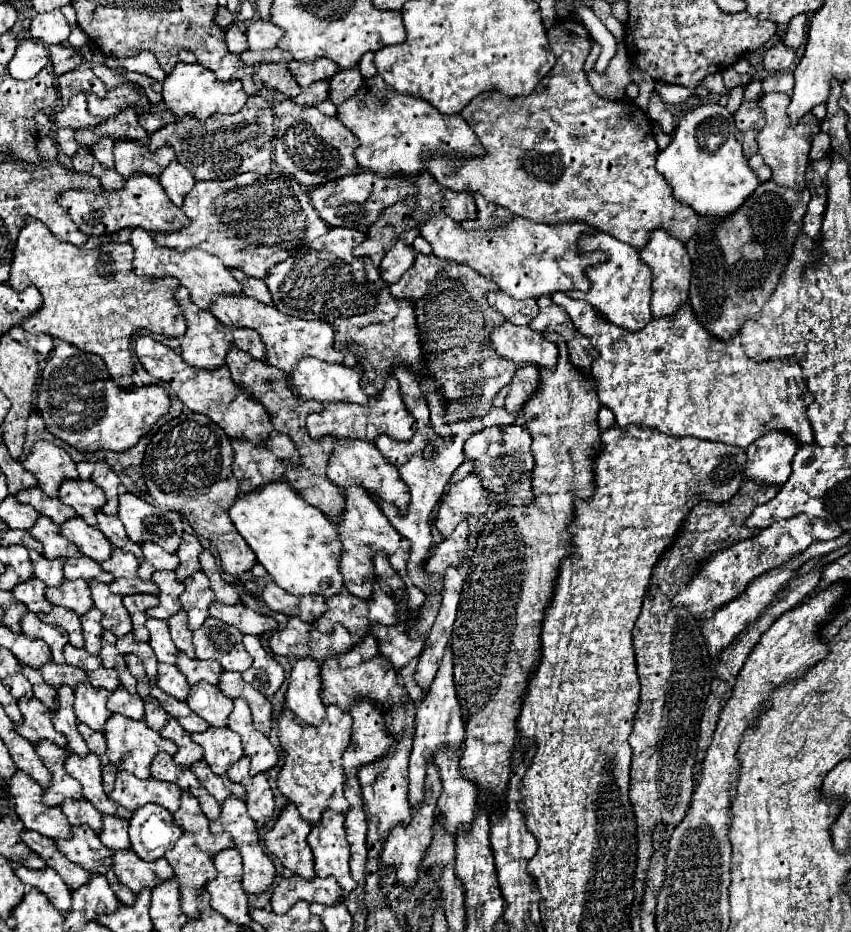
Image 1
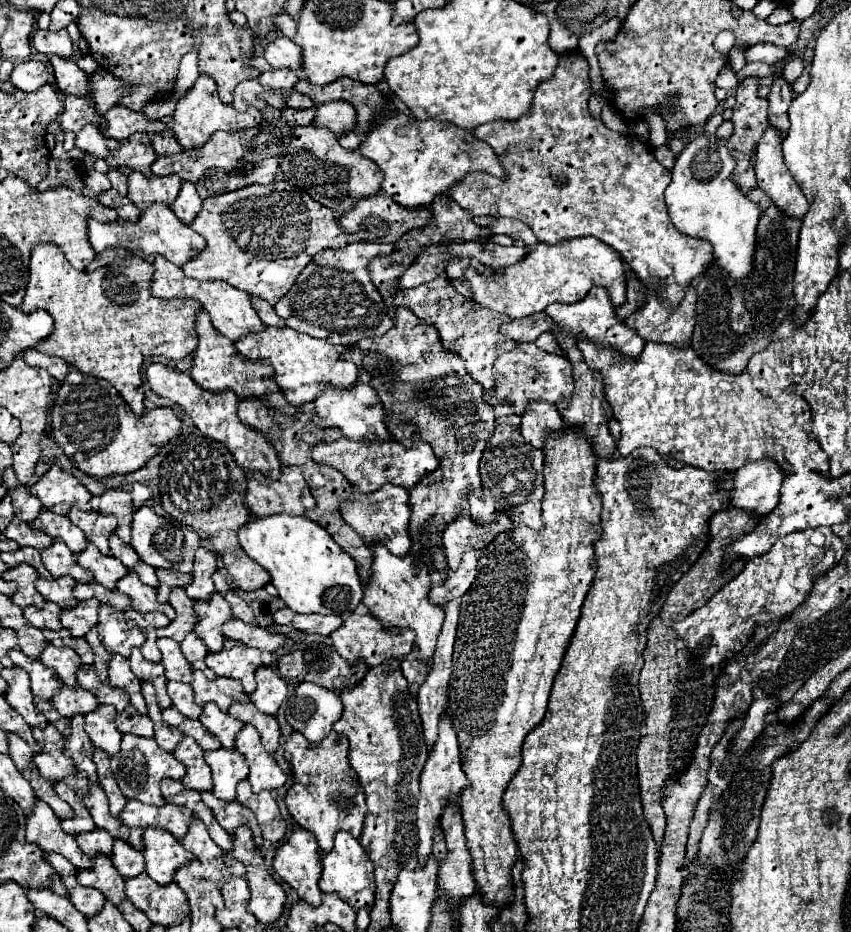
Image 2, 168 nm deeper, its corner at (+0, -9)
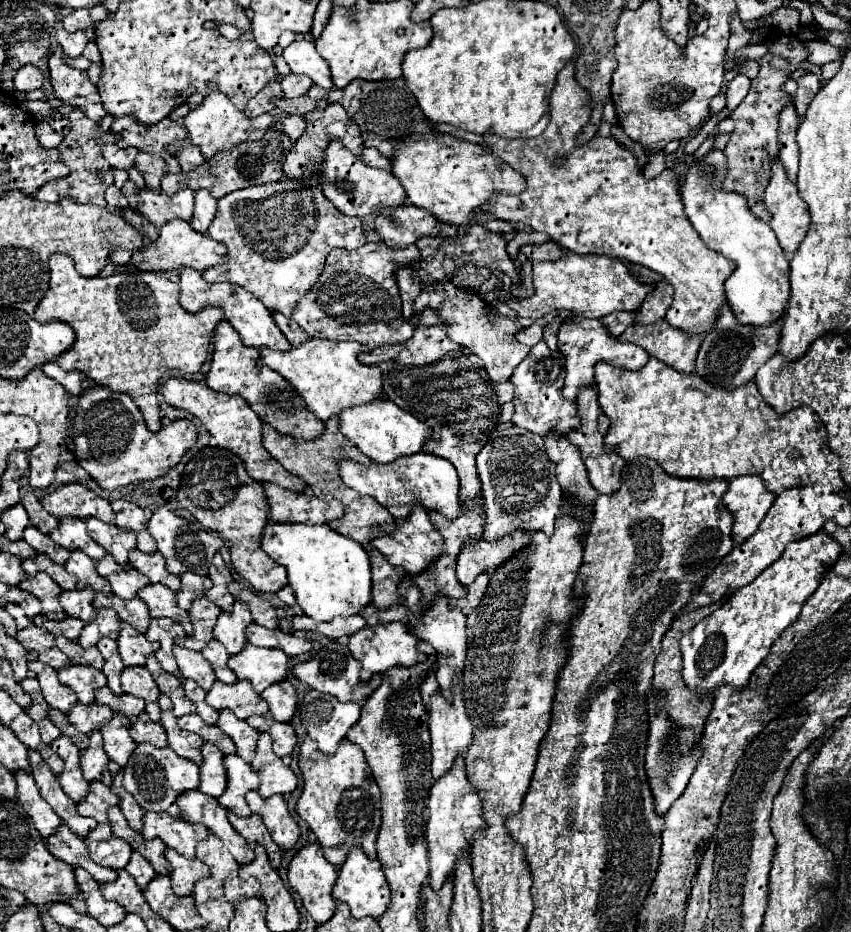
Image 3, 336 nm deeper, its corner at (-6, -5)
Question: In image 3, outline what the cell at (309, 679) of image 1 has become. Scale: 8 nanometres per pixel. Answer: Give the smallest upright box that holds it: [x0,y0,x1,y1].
[299,690,361,754]

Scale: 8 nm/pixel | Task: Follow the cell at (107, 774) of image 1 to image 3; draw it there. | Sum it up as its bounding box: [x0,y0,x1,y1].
[121,792,143,832]

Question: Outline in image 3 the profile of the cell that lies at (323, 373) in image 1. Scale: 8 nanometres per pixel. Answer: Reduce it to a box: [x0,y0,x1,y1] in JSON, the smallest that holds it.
[339,400,431,464]

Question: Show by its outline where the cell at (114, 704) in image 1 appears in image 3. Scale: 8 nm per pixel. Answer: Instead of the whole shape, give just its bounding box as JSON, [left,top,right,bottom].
[131,720,167,748]

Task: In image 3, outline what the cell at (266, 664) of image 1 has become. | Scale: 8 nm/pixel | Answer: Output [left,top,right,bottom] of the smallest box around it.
[261,680,297,722]

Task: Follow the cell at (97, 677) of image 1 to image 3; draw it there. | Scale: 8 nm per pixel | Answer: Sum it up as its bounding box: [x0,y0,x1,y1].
[119,694,145,722]

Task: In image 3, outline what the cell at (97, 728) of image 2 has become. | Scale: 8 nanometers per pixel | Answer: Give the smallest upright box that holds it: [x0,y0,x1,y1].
[101,714,137,768]

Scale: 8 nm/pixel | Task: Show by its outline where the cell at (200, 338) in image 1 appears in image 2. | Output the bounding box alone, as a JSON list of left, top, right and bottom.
[189,308,295,416]

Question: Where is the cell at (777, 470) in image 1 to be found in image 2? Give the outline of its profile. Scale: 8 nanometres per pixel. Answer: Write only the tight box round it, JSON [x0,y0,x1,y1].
[731,458,785,516]

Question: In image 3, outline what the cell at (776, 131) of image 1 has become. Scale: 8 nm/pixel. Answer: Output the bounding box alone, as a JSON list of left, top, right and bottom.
[763,160,811,254]

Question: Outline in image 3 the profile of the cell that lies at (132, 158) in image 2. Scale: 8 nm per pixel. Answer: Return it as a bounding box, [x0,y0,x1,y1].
[135,152,181,192]

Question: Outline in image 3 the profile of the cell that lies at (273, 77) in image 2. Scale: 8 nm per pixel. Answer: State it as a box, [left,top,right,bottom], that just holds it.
[281,74,313,98]

